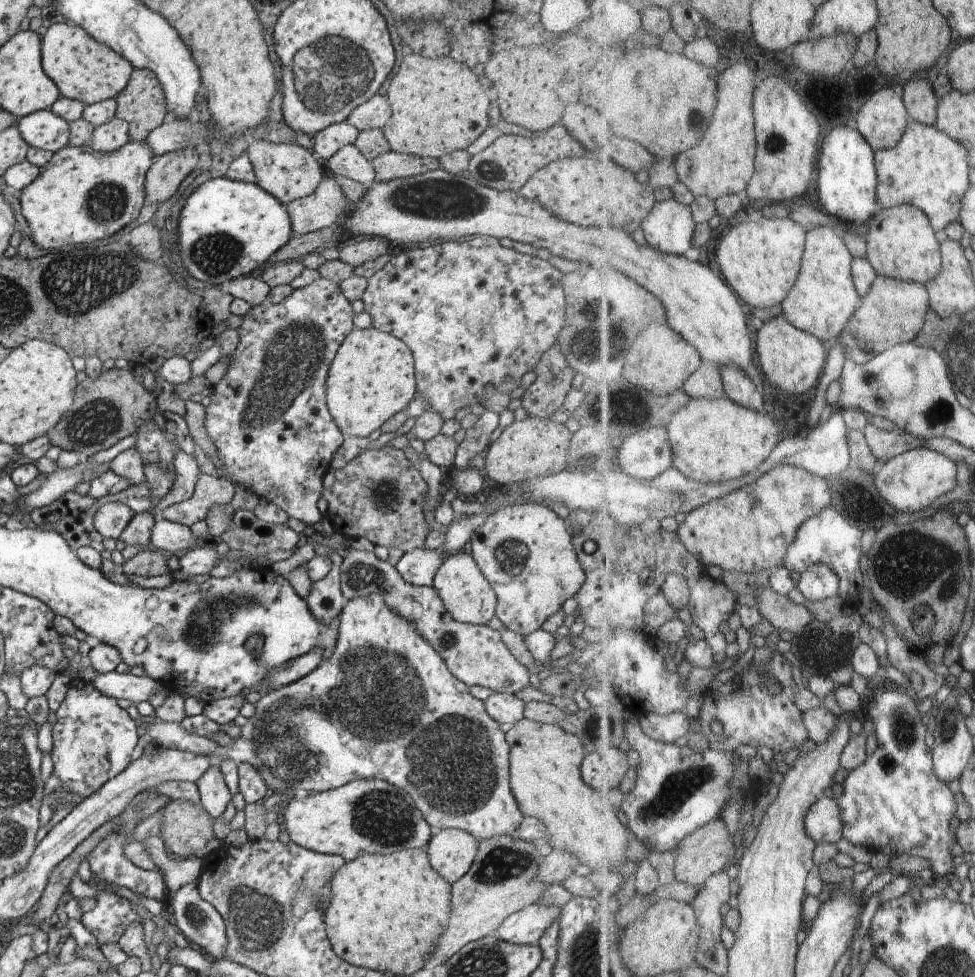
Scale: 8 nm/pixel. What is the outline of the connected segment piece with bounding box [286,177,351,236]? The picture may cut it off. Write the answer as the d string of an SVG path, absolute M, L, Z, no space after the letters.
M323 178L314 194L286 205L292 232L306 235L328 228L343 219L351 204L334 178Z

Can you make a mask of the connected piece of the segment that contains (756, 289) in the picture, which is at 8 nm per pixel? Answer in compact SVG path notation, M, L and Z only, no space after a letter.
M757 217L733 227L717 251L721 271L746 303L776 306L792 294L803 270L809 231L793 217Z

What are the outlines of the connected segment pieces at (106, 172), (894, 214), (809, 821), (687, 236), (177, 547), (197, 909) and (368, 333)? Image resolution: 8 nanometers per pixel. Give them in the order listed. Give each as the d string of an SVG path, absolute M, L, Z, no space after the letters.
M128 141L114 152L94 152L90 145L66 145L41 168L38 178L21 190L20 205L39 250L89 245L109 238L138 218L145 204L145 176L155 158L146 141Z
M903 204L884 208L871 220L870 226L869 259L881 275L920 281L926 285L944 272L943 242L938 240L938 231L930 215L919 206Z
M824 796L814 804L806 818L806 828L818 844L834 844L844 838L842 806L833 796Z
M672 196L658 202L642 228L648 242L660 250L688 254L688 250L695 247L694 236L697 235L698 224L693 205L686 206Z
M159 518L152 528L150 537L151 546L168 557L172 555L181 555L194 548L200 548L211 541L202 541L196 538L189 526L178 524L169 520Z
M189 882L181 886L167 905L170 907L171 923L178 932L188 938L190 943L198 945L202 953L210 954L218 960L224 959L226 946L228 946L226 924L216 908L200 896L197 882Z
M372 326L366 329L353 327L332 360L326 389L328 410L345 438L368 438L371 432L381 428L392 416L410 404L416 392L414 365L412 351L396 336Z

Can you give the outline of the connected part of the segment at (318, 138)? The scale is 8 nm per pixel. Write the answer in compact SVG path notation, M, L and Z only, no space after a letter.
M347 121L331 124L312 137L314 142L314 155L318 159L330 160L340 148L354 145L358 138L359 130Z

